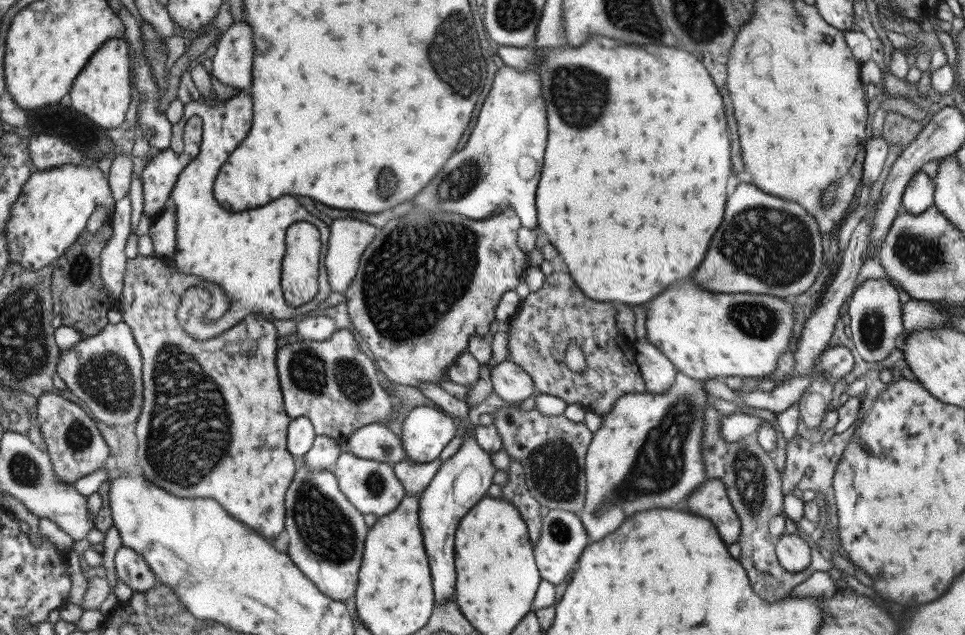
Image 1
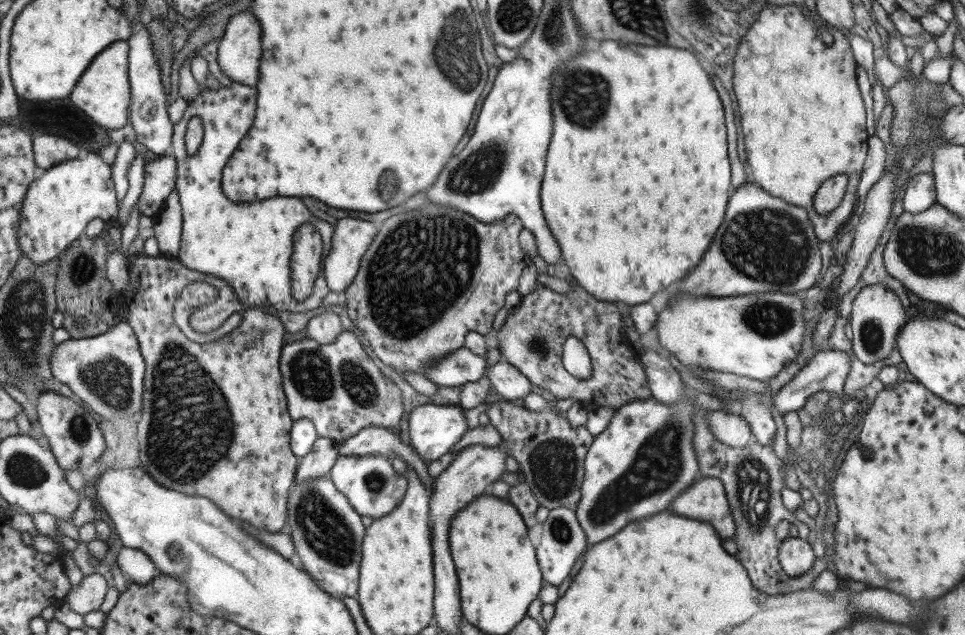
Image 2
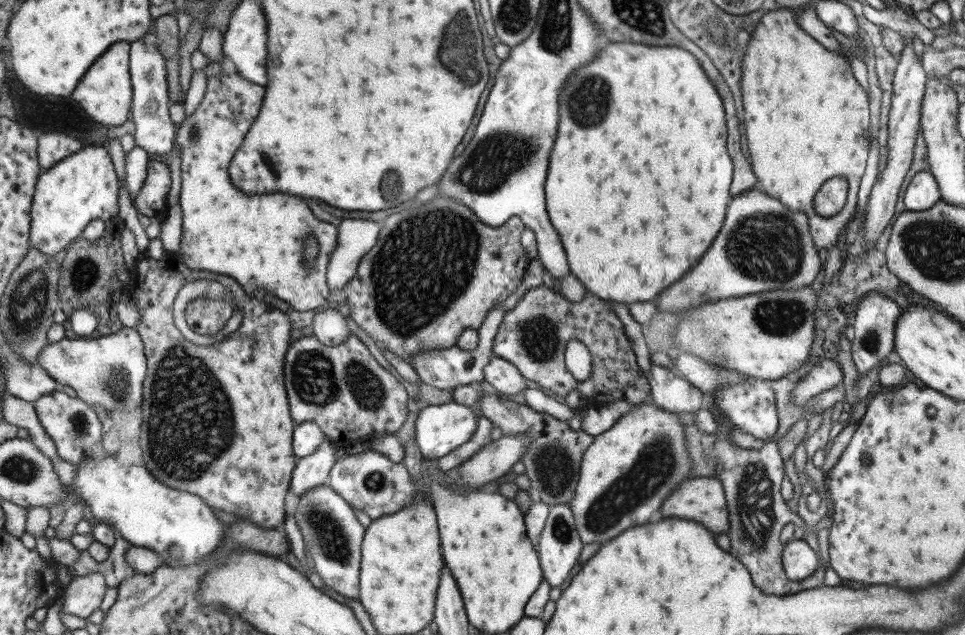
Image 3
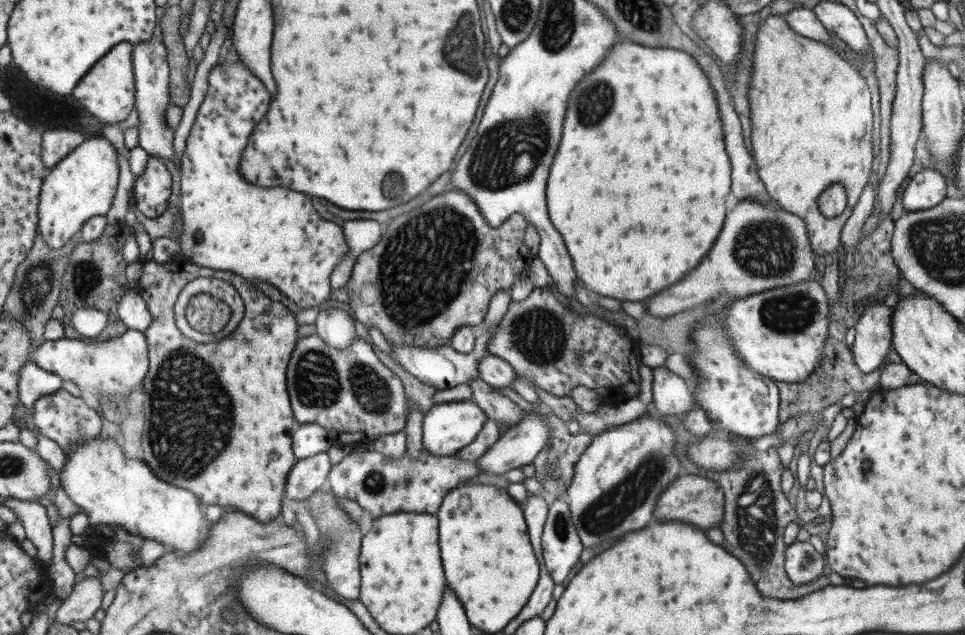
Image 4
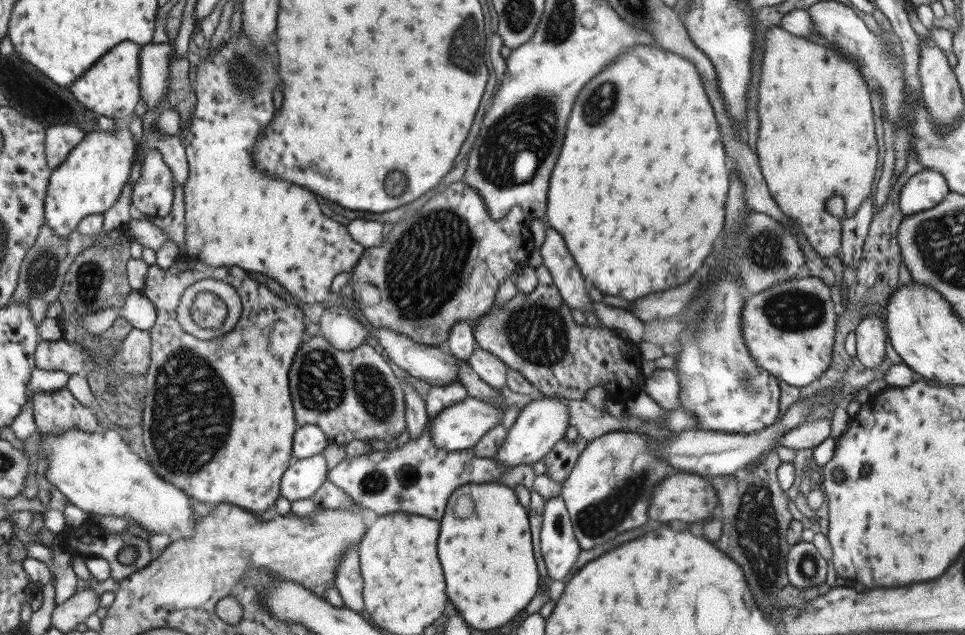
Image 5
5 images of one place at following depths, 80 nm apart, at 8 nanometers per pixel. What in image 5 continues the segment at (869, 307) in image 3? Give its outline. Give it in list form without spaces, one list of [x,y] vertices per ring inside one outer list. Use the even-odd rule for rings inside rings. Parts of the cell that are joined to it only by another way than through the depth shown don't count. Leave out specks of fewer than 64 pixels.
[[[869,315],[857,323],[854,330],[856,357],[865,369],[881,364],[885,354],[885,329],[877,315]]]

